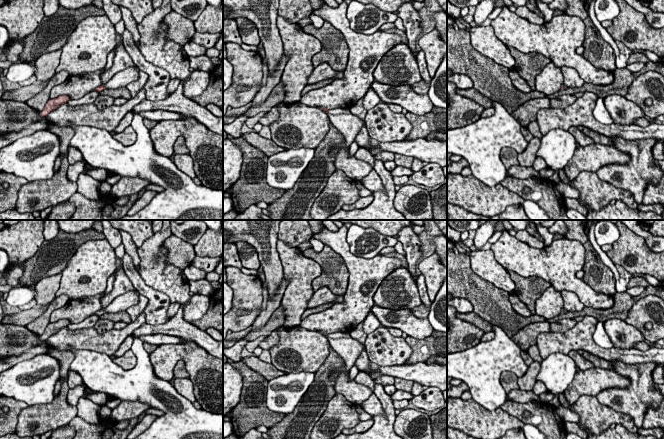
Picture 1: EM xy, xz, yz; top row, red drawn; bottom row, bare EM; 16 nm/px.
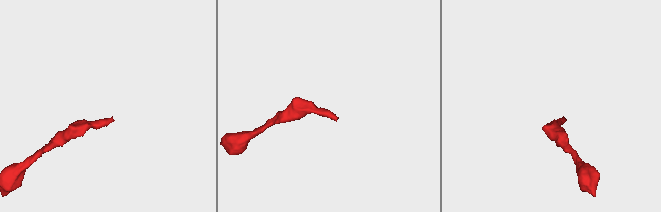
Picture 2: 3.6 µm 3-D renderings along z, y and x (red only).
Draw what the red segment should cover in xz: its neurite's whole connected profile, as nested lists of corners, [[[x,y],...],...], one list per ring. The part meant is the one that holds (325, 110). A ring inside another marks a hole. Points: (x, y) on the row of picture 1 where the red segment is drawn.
[[[321,107],[318,108],[328,114],[330,122],[344,136],[347,148],[354,142],[355,137],[361,128],[366,126],[365,121],[361,120],[358,116],[353,115],[350,109],[335,108],[327,110]]]

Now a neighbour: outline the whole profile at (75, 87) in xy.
[[[115,49],[108,54],[106,66],[102,70],[69,76],[63,83],[54,86],[50,91],[50,99],[66,95],[69,99],[78,100],[96,87],[101,86],[101,74],[111,68],[114,56]]]

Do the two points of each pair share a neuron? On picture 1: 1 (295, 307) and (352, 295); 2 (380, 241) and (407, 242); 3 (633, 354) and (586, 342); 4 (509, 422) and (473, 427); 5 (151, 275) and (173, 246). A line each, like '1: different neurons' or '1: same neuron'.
1: different neurons
2: different neurons
3: same neuron
4: same neuron
5: different neurons

